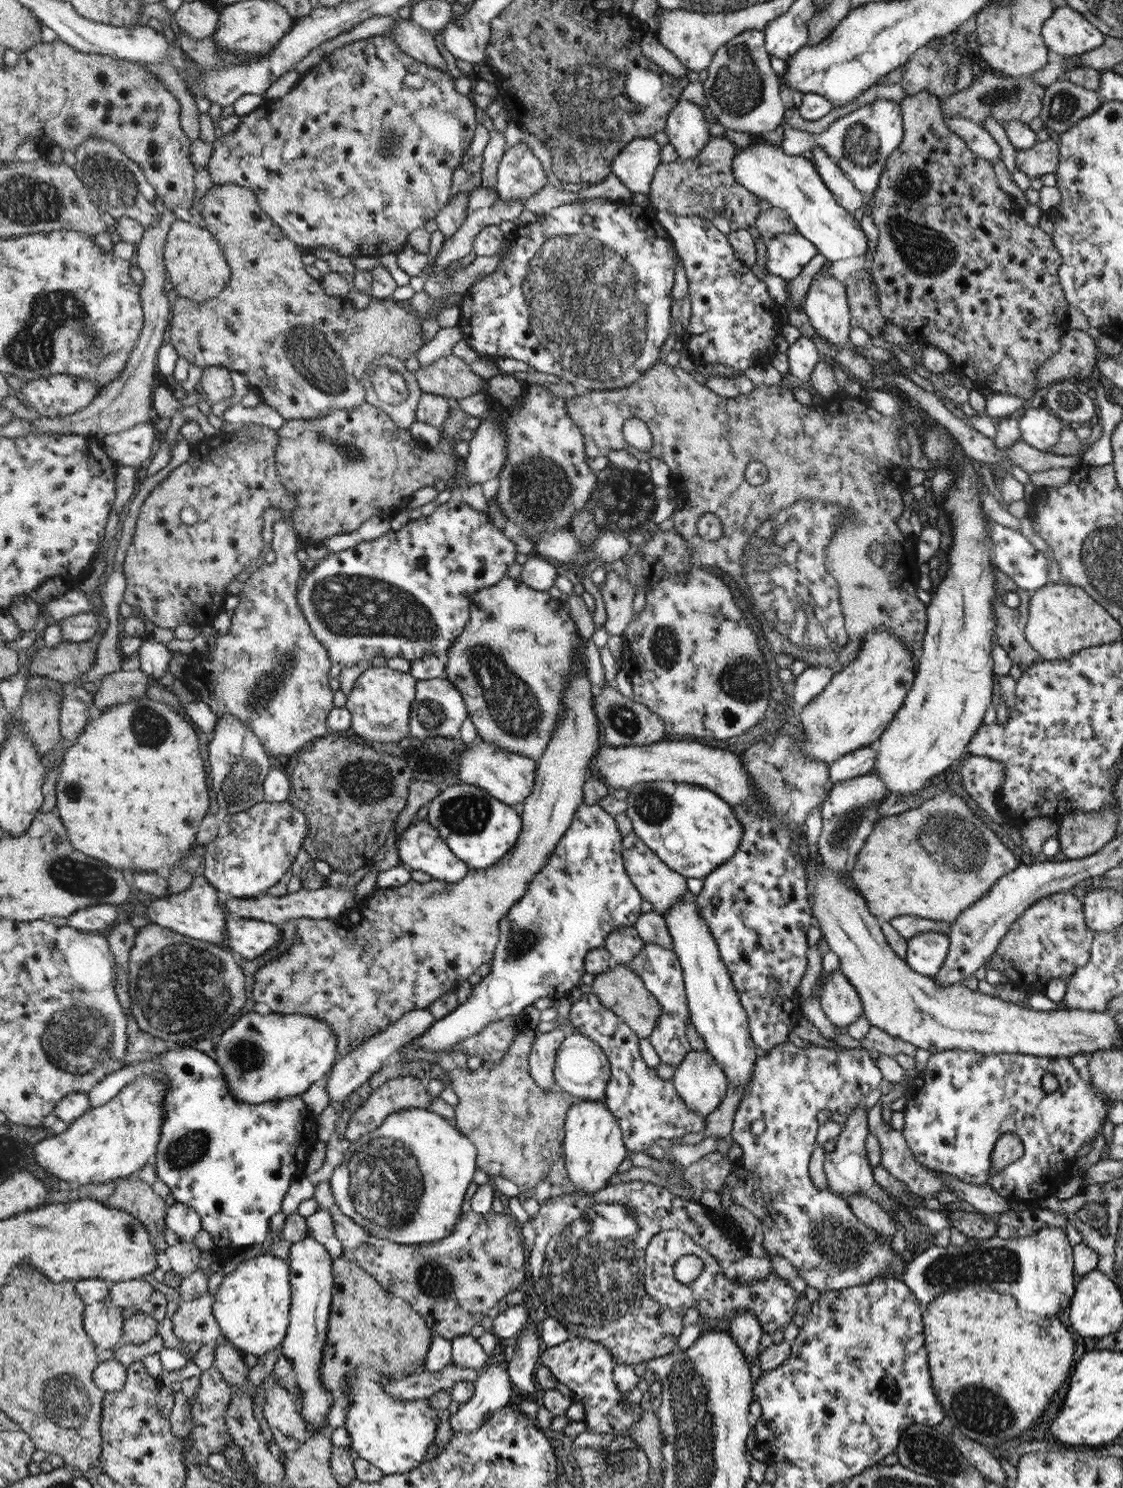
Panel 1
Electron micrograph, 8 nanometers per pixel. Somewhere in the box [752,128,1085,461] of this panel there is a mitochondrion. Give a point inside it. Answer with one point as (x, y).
(912, 242)

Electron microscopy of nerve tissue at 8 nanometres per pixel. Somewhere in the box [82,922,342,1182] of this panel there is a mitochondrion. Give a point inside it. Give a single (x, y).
(175, 989)

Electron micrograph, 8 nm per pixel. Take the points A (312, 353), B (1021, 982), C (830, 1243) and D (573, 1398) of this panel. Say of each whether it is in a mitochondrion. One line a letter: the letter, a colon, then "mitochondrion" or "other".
A: mitochondrion
B: other
C: mitochondrion
D: other

